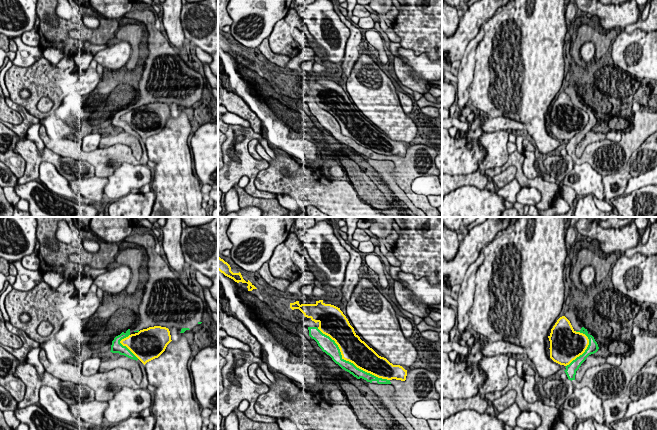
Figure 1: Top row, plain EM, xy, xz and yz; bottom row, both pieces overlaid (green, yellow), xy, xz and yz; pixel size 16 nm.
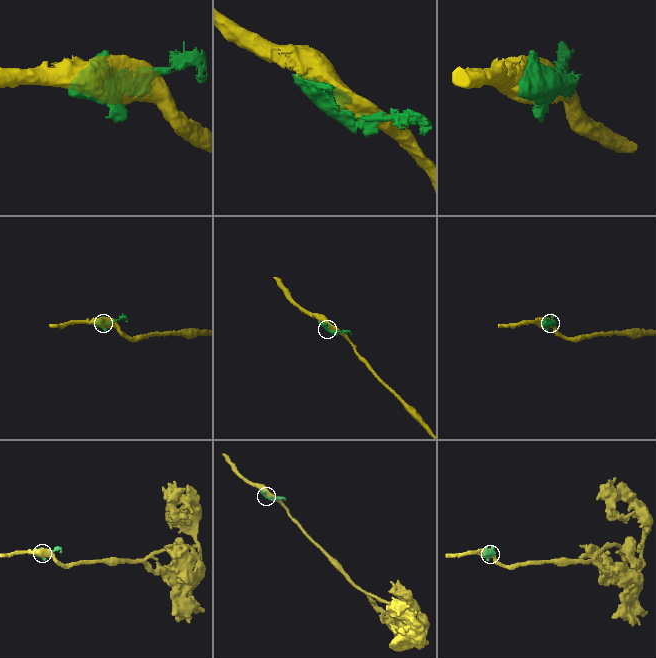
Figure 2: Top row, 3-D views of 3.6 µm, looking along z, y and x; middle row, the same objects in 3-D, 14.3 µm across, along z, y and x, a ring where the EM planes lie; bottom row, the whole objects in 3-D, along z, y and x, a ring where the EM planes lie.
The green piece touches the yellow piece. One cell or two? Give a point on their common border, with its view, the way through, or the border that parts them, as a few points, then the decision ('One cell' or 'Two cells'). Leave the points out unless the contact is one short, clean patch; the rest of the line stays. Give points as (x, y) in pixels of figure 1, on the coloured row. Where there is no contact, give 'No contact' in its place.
Touches green at xz (348, 361). Two cells

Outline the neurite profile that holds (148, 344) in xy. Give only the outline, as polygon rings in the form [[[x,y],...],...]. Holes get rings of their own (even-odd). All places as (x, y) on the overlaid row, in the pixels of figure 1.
[[[154,326],[131,334],[122,339],[120,343],[126,346],[145,365],[158,358],[171,341],[168,328]]]

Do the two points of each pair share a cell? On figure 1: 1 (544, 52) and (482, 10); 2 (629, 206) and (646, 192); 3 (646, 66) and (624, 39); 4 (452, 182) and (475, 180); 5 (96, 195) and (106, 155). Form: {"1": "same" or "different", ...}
{"1": "different", "2": "same", "3": "same", "4": "same", "5": "different"}

